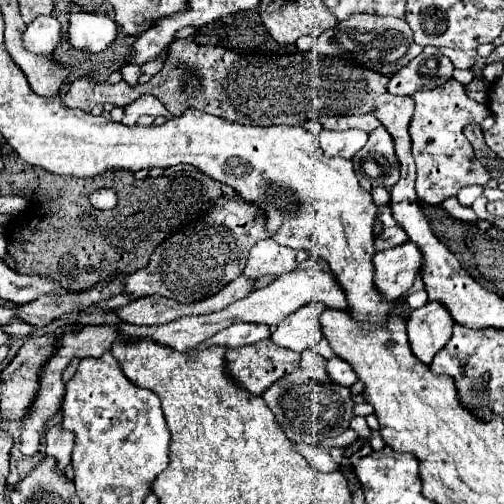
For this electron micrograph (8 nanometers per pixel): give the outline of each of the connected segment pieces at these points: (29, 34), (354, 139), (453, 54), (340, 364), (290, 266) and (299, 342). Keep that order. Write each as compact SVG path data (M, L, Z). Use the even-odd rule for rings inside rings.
M39 17L27 25L23 33L23 45L37 55L51 55L61 39L61 23L55 17Z
M359 129L347 131L321 131L319 135L321 149L327 157L343 157L353 159L353 155L367 143L367 133Z
M441 47L439 51L441 55L451 59L455 69L471 69L477 57L477 51L459 51L459 49L445 49L445 47Z
M333 355L327 361L327 371L329 371L331 379L335 379L335 383L343 383L345 387L351 387L357 381L357 375L355 375L355 371L351 371L351 365L337 355Z
M265 239L251 249L245 275L251 279L259 279L263 275L283 275L297 269L297 265L303 263L307 257L307 251L295 251L277 245L273 239Z
M309 303L283 319L271 339L281 347L303 353L305 349L315 347L325 335L321 327L321 315L327 309L325 303Z

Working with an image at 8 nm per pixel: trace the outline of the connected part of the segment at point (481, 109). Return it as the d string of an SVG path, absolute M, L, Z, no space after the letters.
M453 79L431 91L415 93L413 101L415 115L411 119L409 133L413 139L413 159L417 165L415 193L419 199L429 205L441 205L445 199L455 197L461 187L485 185L491 175L475 159L473 147L463 135L463 129L467 125L483 123L483 119L489 115L485 105L469 99L465 95L465 87Z

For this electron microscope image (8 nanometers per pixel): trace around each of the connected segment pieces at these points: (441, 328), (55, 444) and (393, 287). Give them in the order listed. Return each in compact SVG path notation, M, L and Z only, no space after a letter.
M427 303L421 309L415 309L415 319L407 323L409 347L413 355L429 365L437 351L451 339L453 319L441 303Z
M53 425L53 427L49 427L45 431L45 443L47 443L47 455L57 457L59 469L65 471L65 467L71 461L75 435L71 431L63 429L63 425Z
M411 241L381 251L373 259L375 265L375 285L385 299L401 299L415 283L415 277L421 273L423 255L419 247Z

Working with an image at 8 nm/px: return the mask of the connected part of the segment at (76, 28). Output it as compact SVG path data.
M71 13L69 41L75 49L89 49L99 53L107 49L117 37L117 23L105 15Z

